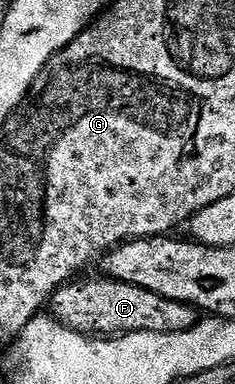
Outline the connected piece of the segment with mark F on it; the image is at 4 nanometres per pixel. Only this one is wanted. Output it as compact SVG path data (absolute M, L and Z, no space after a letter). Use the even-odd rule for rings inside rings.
M104 277L96 278L85 279L82 283L70 281L58 287L47 304L52 318L81 335L97 337L116 337L131 333L183 333L199 321L197 308L189 303L171 301L139 285Z

